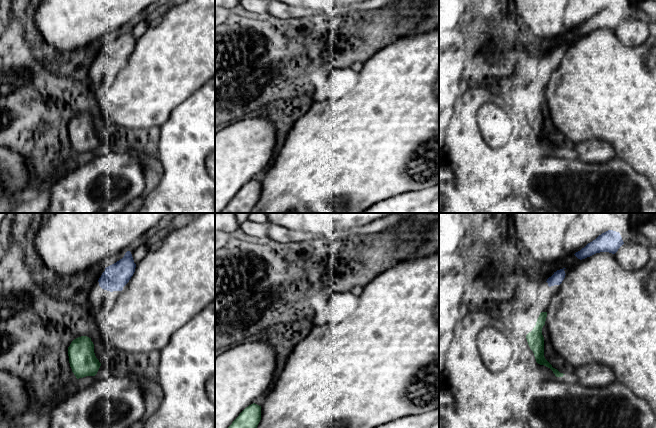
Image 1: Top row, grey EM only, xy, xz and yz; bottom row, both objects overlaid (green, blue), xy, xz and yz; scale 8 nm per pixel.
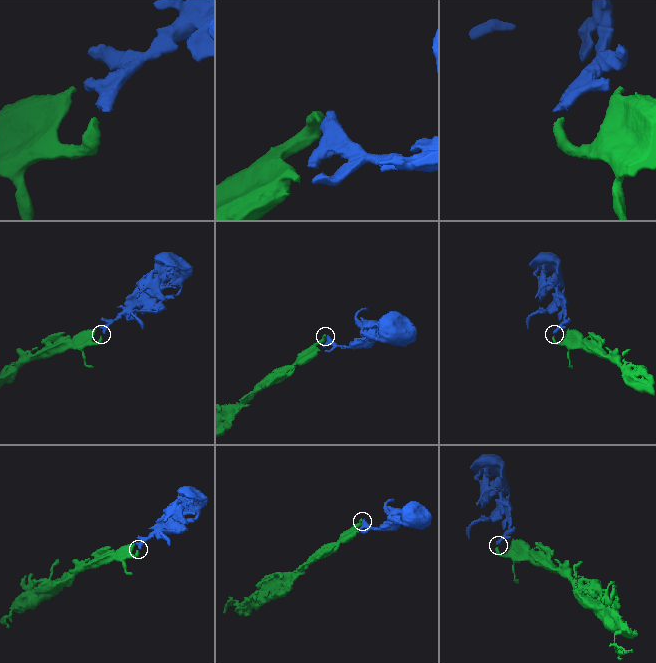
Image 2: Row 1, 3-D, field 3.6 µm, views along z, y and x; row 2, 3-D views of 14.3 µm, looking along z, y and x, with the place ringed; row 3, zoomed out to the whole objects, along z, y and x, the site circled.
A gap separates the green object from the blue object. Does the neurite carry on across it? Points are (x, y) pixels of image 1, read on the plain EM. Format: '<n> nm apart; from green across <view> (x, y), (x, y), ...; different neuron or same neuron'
200 nm apart; from green across yz (546, 88), (549, 62); same neuron

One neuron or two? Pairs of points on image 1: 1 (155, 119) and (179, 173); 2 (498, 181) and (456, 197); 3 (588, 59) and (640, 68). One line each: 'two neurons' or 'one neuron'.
1: two neurons
2: two neurons
3: one neuron

